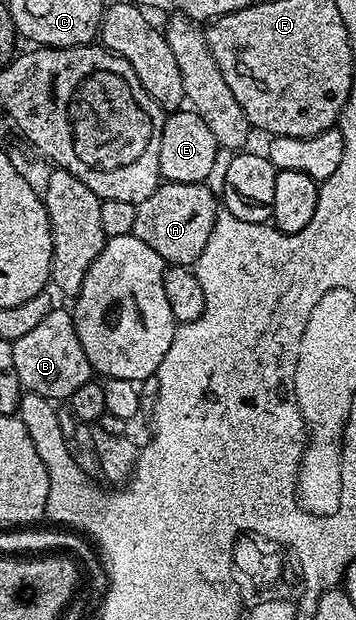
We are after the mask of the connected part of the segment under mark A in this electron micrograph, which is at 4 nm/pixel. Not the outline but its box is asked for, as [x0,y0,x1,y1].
[134,182,220,267]

